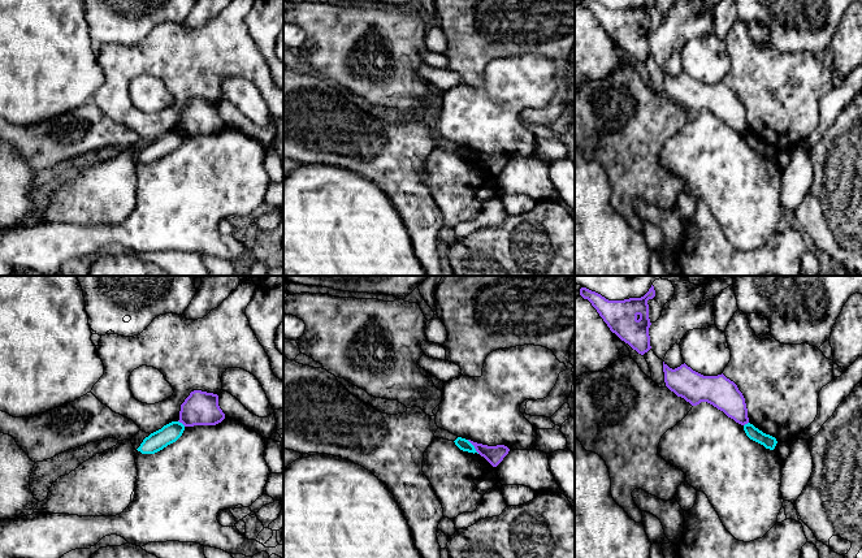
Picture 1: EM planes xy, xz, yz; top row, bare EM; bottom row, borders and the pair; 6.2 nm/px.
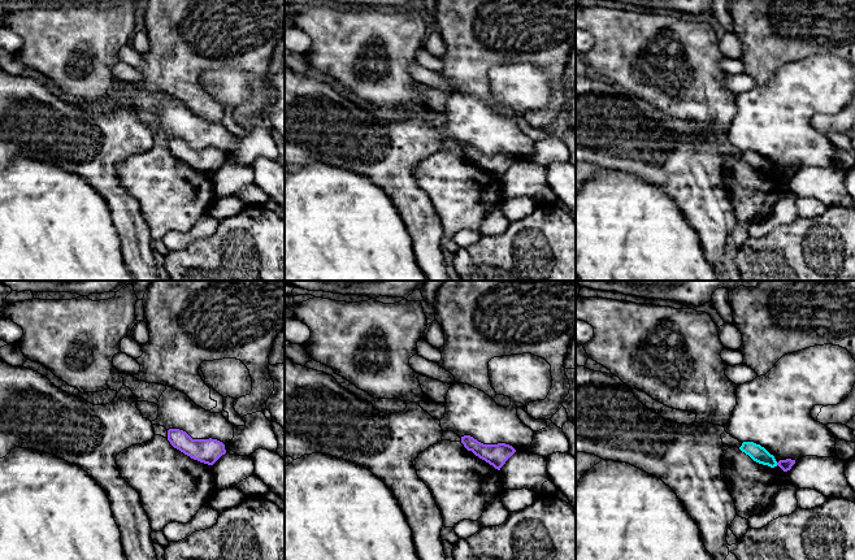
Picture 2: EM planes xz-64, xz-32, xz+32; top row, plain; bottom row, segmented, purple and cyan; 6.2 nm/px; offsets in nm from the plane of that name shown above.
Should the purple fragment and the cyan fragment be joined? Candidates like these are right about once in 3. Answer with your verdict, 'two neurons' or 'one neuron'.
two neurons

